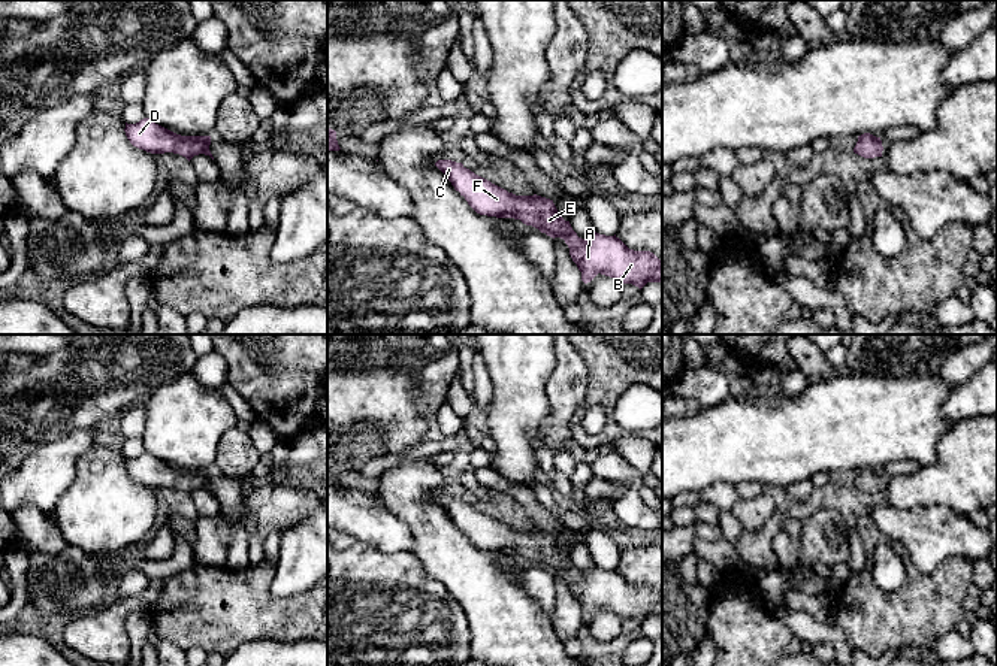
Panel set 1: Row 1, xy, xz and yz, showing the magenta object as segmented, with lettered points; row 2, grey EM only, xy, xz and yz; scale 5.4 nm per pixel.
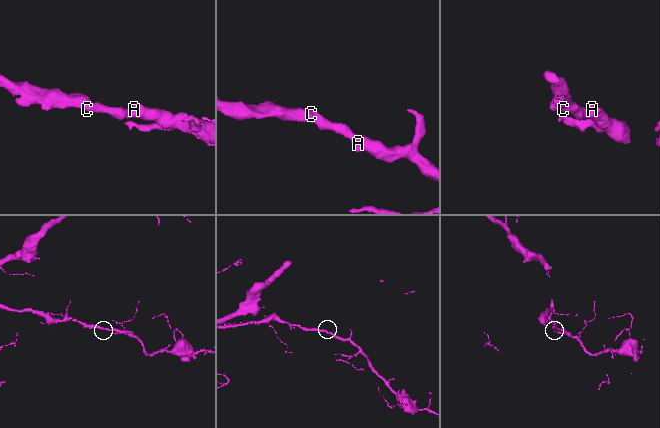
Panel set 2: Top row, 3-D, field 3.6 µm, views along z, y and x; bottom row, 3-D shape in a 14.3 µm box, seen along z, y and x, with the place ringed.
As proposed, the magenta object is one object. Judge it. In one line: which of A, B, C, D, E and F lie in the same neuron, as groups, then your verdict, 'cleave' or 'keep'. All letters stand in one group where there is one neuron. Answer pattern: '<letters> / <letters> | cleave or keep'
A B C D E F | keep

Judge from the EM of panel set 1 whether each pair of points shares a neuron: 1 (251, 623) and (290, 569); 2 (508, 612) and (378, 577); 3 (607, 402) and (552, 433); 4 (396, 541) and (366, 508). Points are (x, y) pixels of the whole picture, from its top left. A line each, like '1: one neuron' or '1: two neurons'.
1: two neurons
2: two neurons
3: two neurons
4: one neuron

